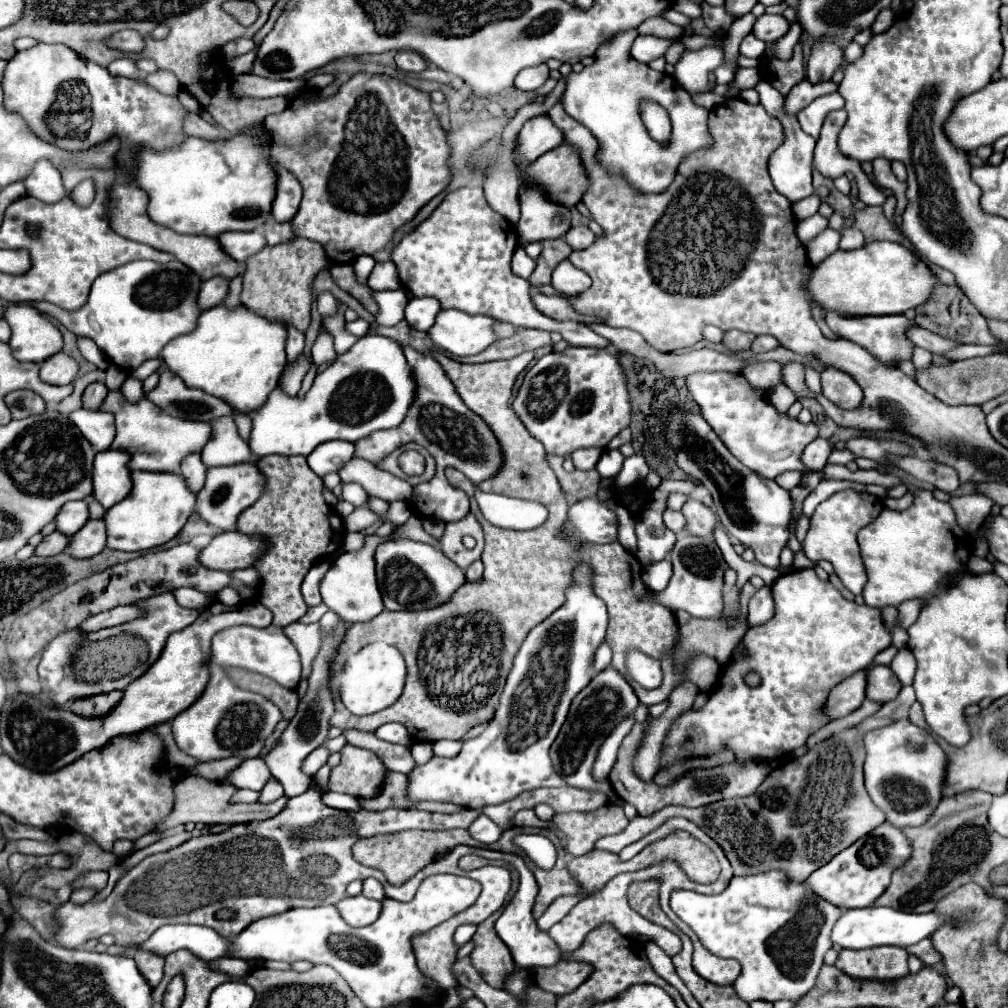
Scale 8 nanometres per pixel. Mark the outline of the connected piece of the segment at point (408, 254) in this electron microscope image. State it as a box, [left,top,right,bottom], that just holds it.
[392,186,610,348]

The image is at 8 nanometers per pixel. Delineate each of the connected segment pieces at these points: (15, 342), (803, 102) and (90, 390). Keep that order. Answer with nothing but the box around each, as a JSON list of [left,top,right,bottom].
[[4,304,62,362],[786,80,838,114],[82,382,108,410]]

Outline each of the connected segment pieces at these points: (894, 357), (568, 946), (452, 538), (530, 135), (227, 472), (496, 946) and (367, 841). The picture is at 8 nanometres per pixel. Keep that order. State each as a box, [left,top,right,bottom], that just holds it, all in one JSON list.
[[826,310,914,366],[548,890,682,956],[440,514,484,568],[516,114,564,164],[196,462,266,530],[470,912,516,988],[354,830,476,884]]

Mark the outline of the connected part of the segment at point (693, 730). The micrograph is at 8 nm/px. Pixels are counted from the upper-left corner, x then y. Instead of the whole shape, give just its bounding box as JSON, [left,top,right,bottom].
[658,570,892,770]

